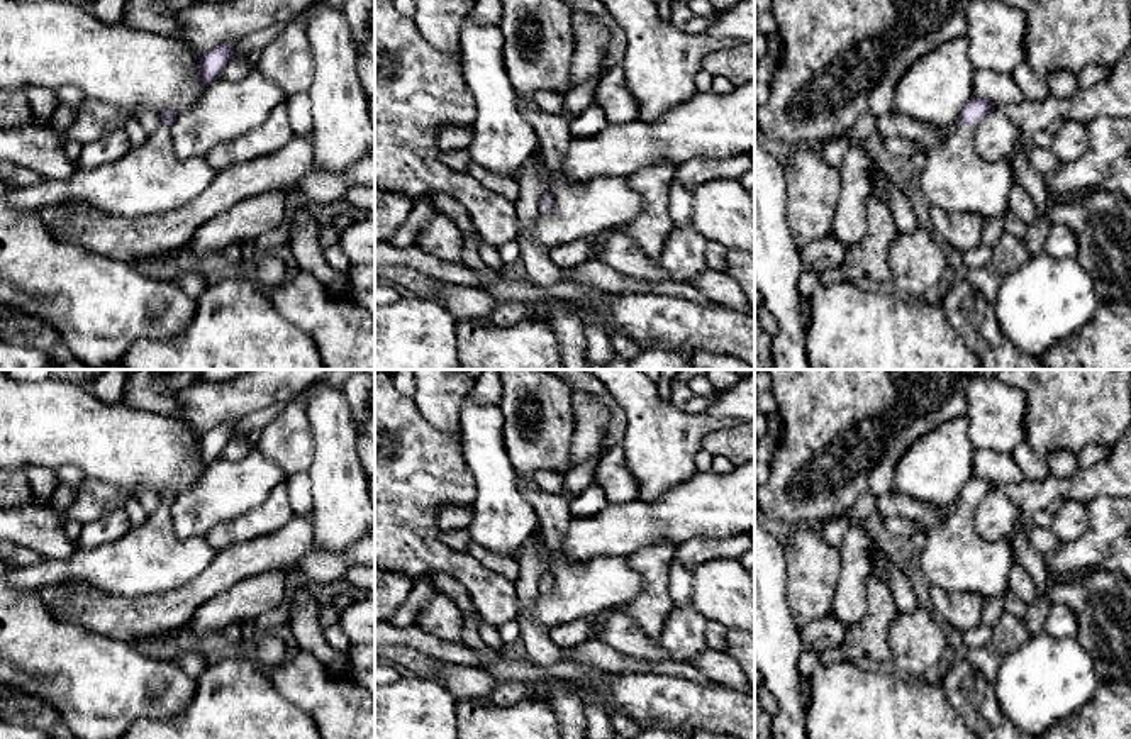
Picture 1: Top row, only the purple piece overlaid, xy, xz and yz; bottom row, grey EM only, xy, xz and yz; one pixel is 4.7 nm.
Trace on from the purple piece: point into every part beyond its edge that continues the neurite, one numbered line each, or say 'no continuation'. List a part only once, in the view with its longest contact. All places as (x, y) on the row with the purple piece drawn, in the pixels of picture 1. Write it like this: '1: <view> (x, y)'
1: yz (955, 178)

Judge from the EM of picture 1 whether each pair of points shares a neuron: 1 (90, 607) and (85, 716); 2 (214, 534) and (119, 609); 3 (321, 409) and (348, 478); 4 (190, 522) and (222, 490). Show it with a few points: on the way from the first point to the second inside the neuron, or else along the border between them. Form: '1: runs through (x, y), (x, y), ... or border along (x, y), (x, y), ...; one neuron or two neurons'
1: border along (51, 614), (126, 643); two neurons
2: border along (255, 538), (231, 543), (217, 551); two neurons
3: runs through (333, 426), (336, 461); one neuron
4: runs through (199, 517), (214, 499); one neuron

